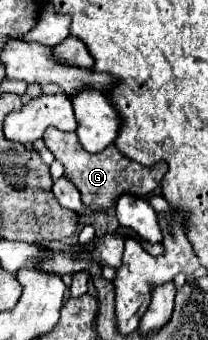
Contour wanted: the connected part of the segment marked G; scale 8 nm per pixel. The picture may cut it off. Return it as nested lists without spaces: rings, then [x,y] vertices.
[[[49,127],[45,131],[43,139],[45,139],[45,145],[53,151],[55,159],[63,163],[65,175],[81,191],[83,203],[93,211],[107,211],[113,205],[113,201],[123,193],[133,193],[133,195],[149,195],[149,193],[153,193],[159,187],[159,183],[161,183],[161,179],[163,179],[163,175],[167,171],[165,161],[159,161],[159,163],[155,163],[151,167],[145,167],[145,165],[141,165],[141,163],[137,163],[133,159],[123,157],[117,149],[113,149],[113,145],[105,147],[105,151],[101,151],[101,153],[89,153],[89,151],[85,151],[81,147],[75,133],[57,131],[55,127]]]

